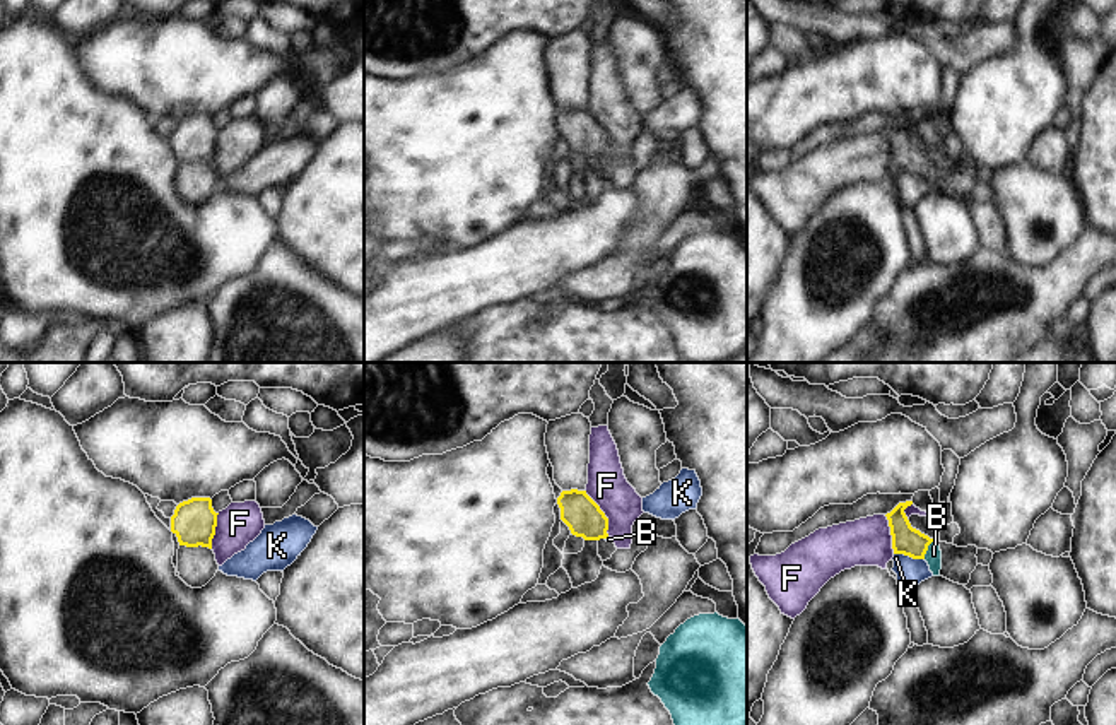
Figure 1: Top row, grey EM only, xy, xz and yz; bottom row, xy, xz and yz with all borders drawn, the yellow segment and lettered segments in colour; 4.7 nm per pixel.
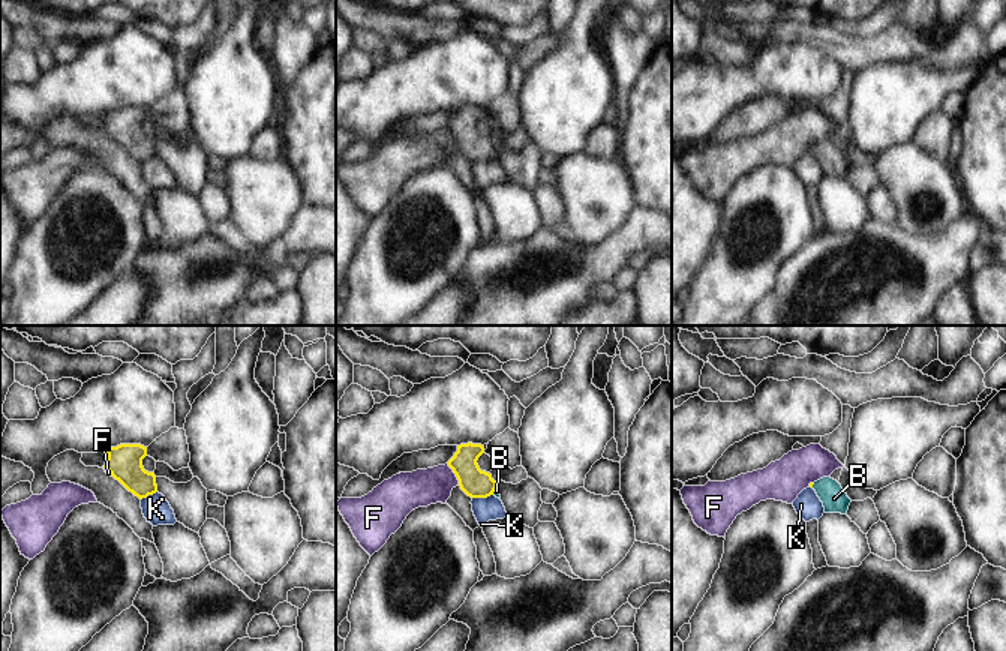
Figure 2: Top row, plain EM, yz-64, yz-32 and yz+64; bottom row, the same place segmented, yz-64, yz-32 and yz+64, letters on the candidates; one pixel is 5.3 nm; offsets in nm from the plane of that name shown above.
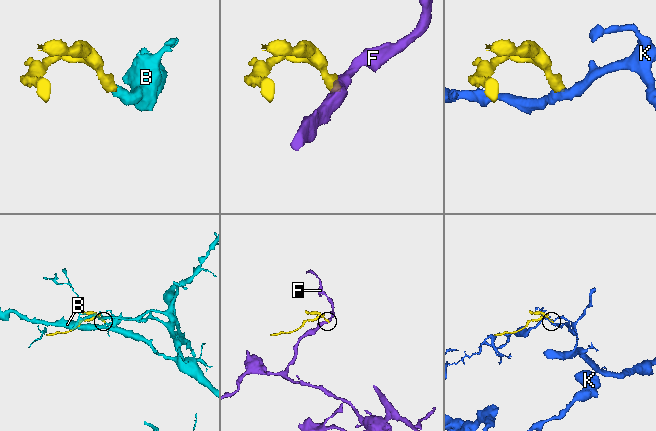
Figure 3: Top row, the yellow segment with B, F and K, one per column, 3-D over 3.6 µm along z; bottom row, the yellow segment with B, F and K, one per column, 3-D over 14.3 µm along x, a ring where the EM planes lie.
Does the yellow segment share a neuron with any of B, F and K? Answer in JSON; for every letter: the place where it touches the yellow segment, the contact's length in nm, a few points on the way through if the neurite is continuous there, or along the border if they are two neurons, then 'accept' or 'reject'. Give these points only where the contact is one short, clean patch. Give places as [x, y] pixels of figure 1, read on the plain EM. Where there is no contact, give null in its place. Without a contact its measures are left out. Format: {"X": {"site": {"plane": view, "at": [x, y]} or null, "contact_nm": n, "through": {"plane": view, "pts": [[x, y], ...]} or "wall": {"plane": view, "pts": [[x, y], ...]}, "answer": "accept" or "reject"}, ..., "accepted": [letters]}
{"B": {"site": {"plane": "yz", "at": [927, 166]}, "contact_nm": 100, "through": {"plane": "yz", "pts": [[908, 158], [927, 166], [933, 171]]}, "answer": "accept"}, "F": {"site": {"plane": "xz", "at": [604, 130]}, "contact_nm": 260, "wall": {"plane": "xz", "pts": [[585, 106], [607, 135], [609, 153]]}, "answer": "reject"}, "K": {"site": {"plane": "yz", "at": [910, 173]}, "contact_nm": 150, "wall": {"plane": "yz", "pts": [[894, 170], [923, 176]]}, "answer": "reject"}, "accepted": ["B"]}

